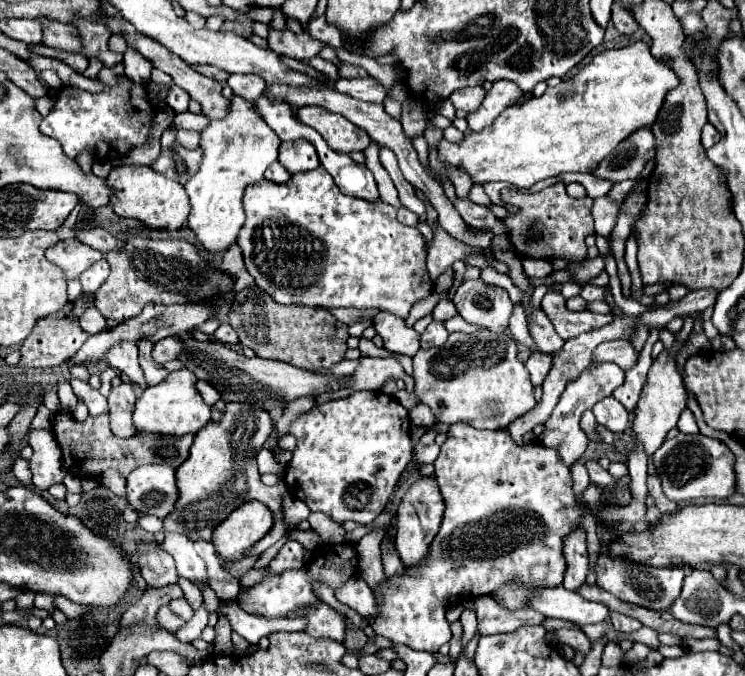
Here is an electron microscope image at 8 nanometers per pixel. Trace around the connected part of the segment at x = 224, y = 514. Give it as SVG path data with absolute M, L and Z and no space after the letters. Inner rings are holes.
M225 403L221 421L209 421L197 435L191 445L187 461L177 469L179 501L169 513L165 531L183 533L191 539L211 541L213 529L229 517L241 503L257 499L269 505L279 521L285 523L283 513L283 495L287 493L286 483L280 480L274 486L261 483L257 471L257 453L273 431L273 419L269 411L255 407L253 403Z

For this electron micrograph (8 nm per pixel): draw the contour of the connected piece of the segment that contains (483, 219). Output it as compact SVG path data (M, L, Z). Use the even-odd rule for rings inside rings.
M455 197L453 199L453 205L455 209L459 211L459 215L463 217L463 221L471 227L487 227L491 229L495 235L501 235L501 233L507 233L503 229L503 225L499 225L499 219L483 205L475 205L473 201L469 199L461 199L461 197Z

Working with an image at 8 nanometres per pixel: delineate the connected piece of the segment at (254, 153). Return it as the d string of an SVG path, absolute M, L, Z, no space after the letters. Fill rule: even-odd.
M233 95L227 117L211 119L209 125L201 131L199 149L203 151L203 159L199 171L185 183L185 191L191 201L191 215L187 225L195 233L205 253L217 255L237 243L239 231L245 223L241 205L243 189L249 183L263 179L267 167L277 161L279 145L281 139L257 113L255 103L239 95Z

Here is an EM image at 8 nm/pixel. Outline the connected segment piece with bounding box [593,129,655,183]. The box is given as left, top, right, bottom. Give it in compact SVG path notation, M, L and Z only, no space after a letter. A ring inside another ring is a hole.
M641 129L639 133L633 133L631 137L627 137L627 141L623 141L623 145L619 145L619 149L613 149L611 157L605 157L599 163L593 175L611 183L637 179L645 163L655 157L653 139L655 137L651 137L651 129Z

